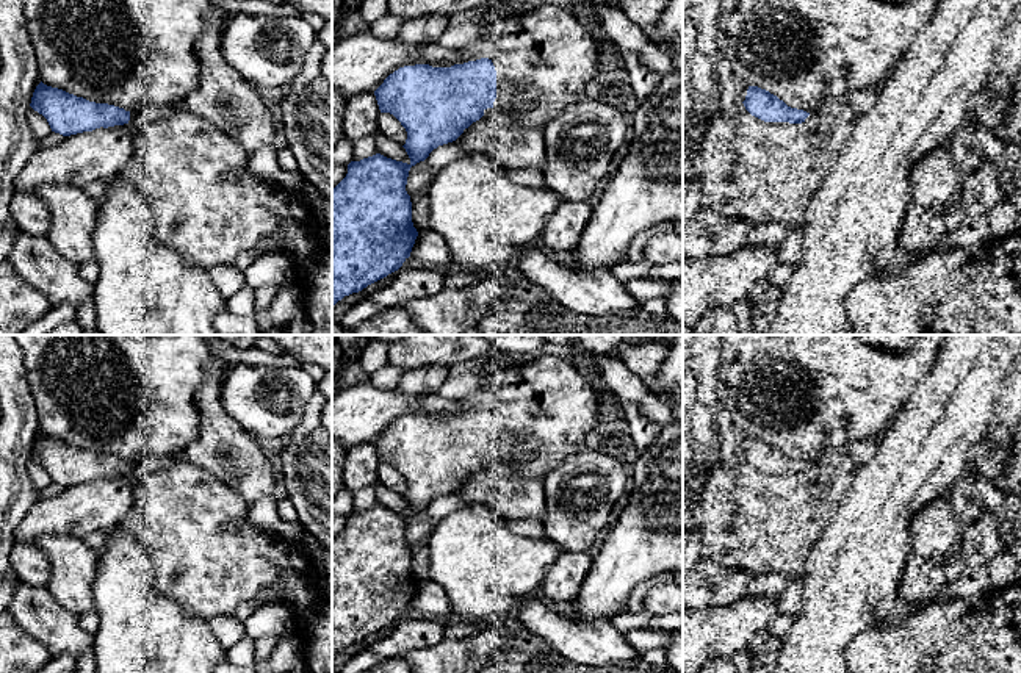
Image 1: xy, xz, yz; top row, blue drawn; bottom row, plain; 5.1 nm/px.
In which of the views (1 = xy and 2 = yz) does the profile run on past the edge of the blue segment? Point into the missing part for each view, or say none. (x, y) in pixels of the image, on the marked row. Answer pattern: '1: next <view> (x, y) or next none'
1: next none
2: next none

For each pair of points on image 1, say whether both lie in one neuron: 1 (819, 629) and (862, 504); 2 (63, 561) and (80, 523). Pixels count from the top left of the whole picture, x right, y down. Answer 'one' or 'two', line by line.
1: one
2: two

